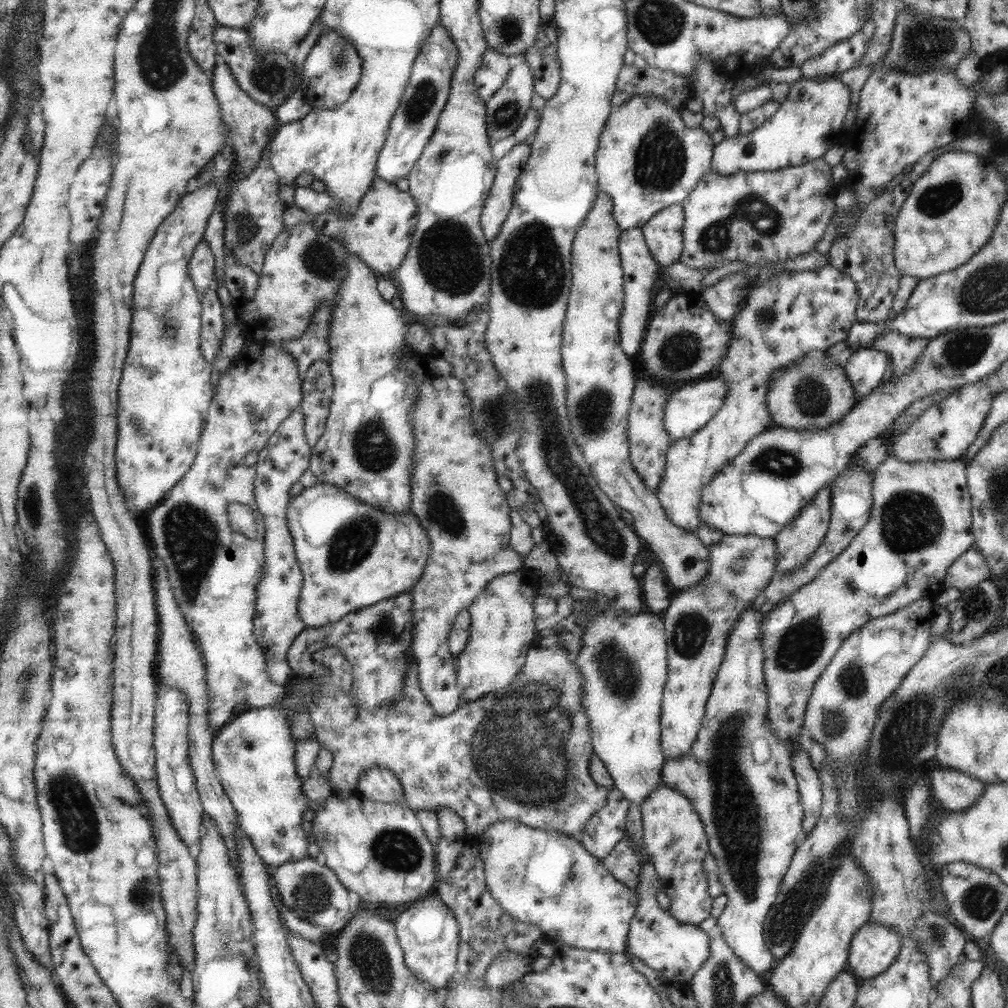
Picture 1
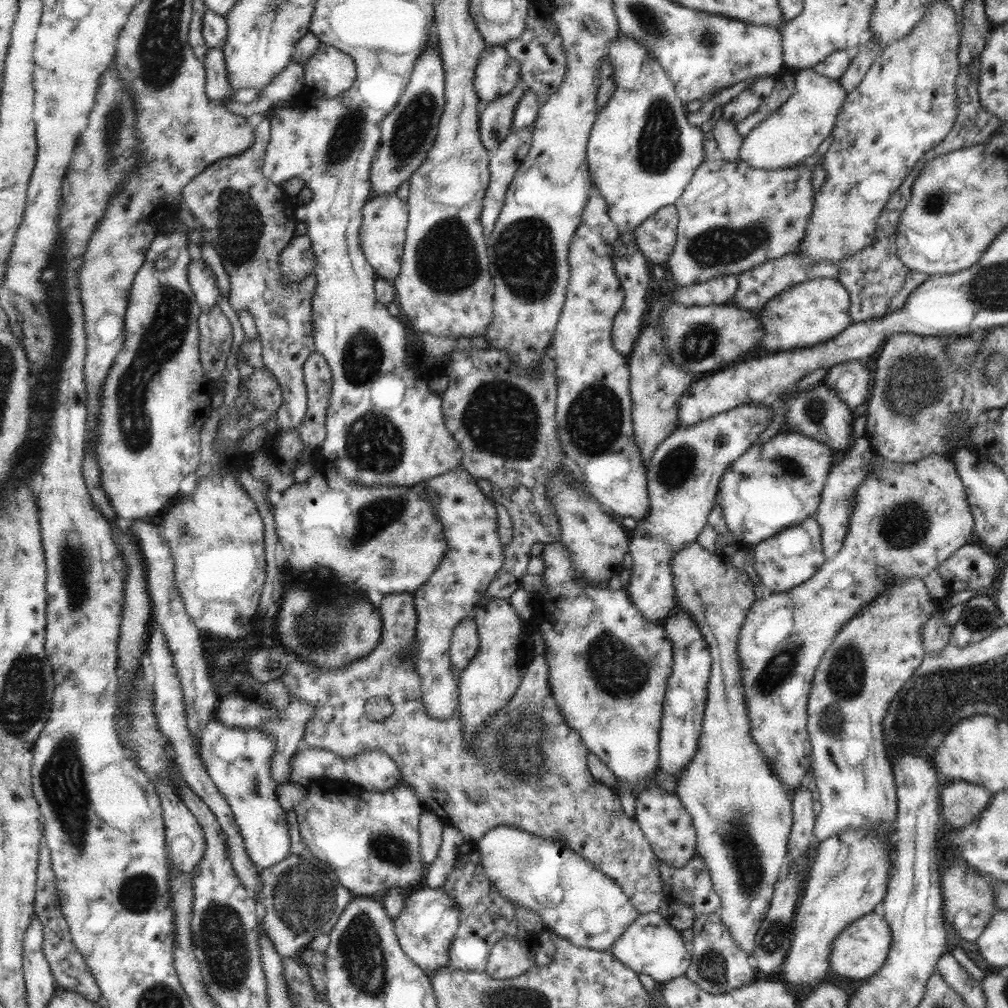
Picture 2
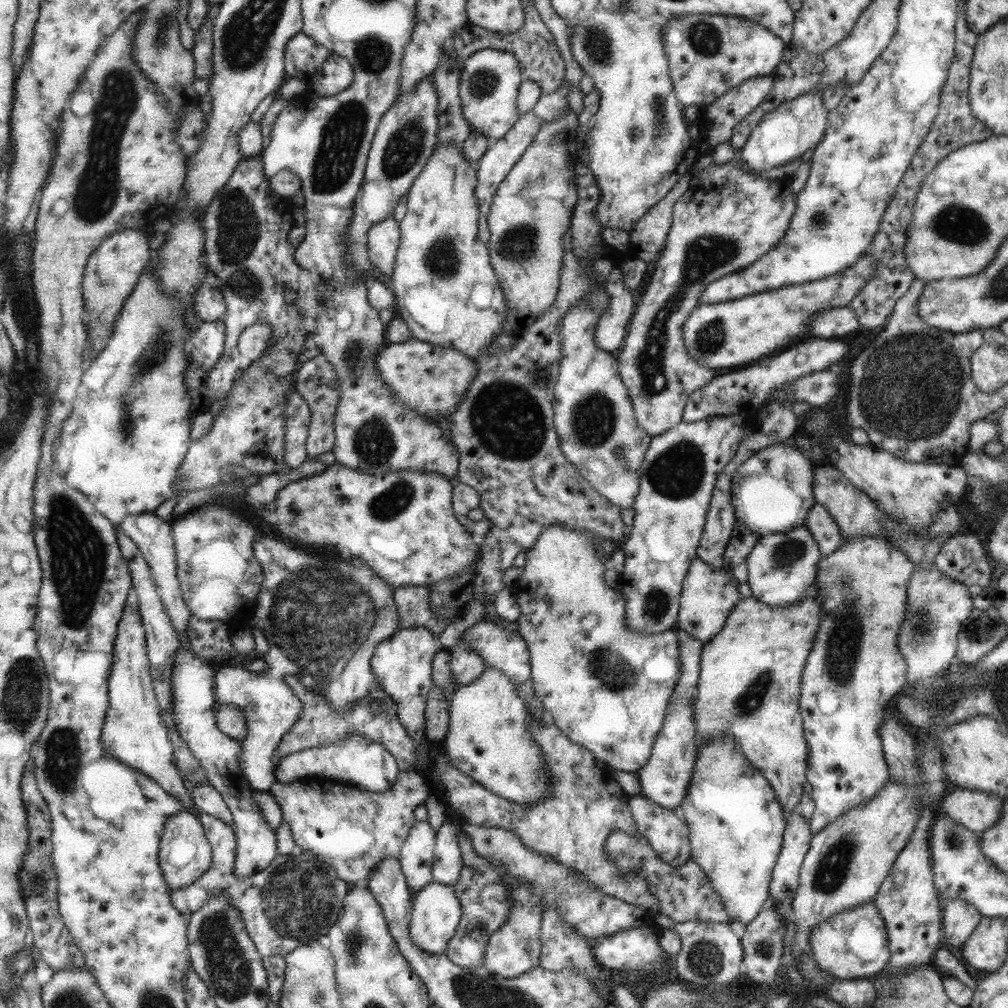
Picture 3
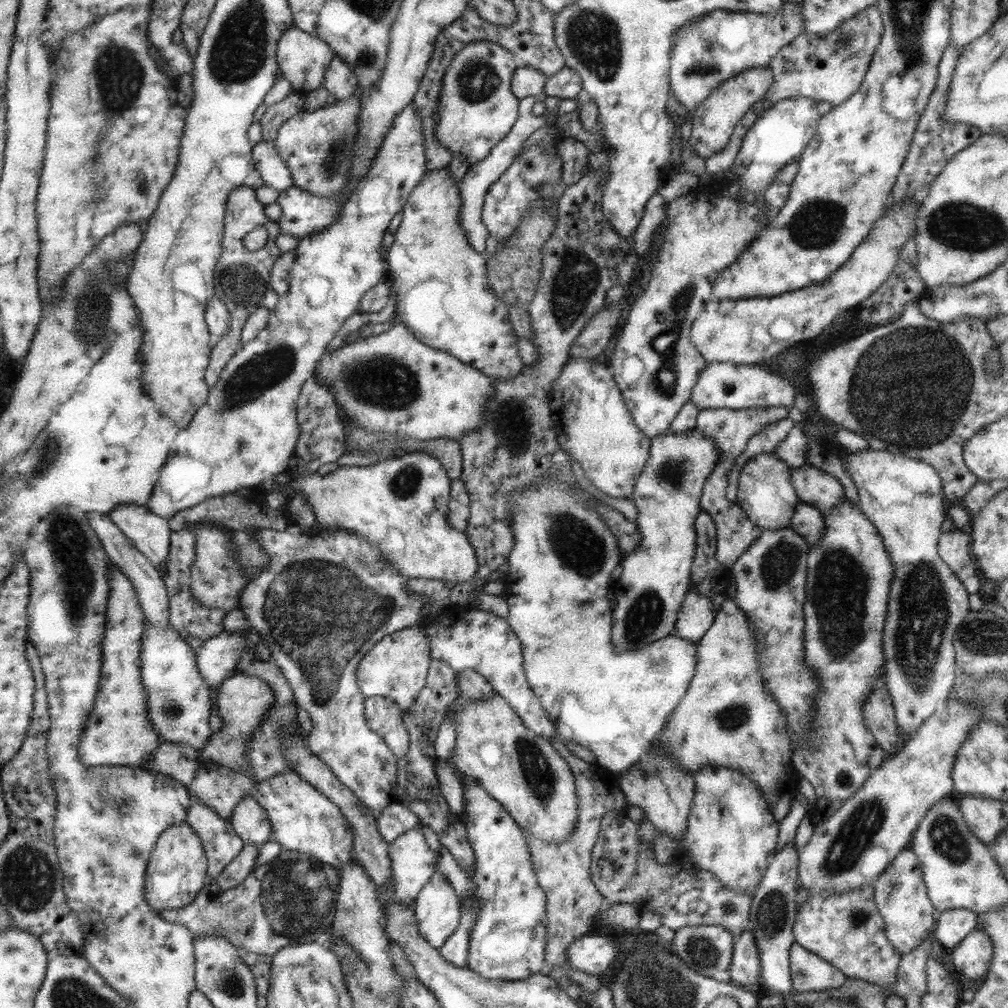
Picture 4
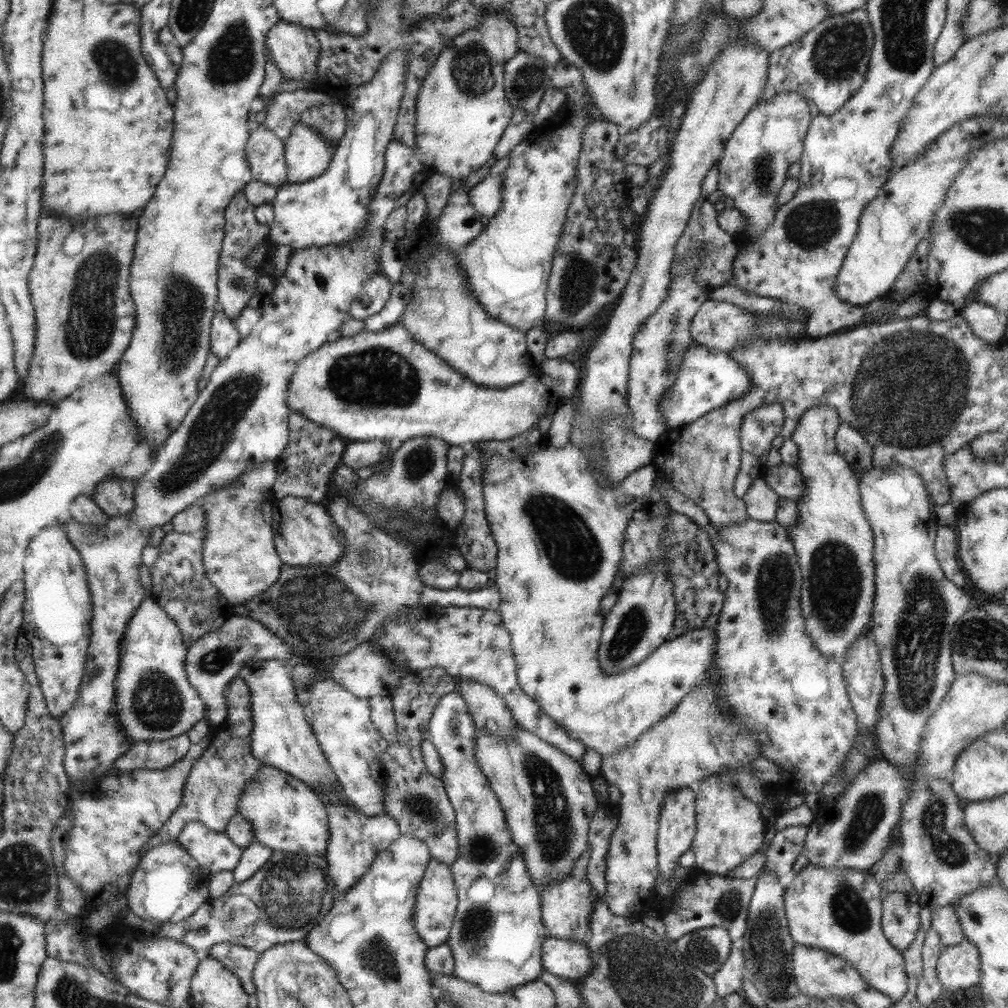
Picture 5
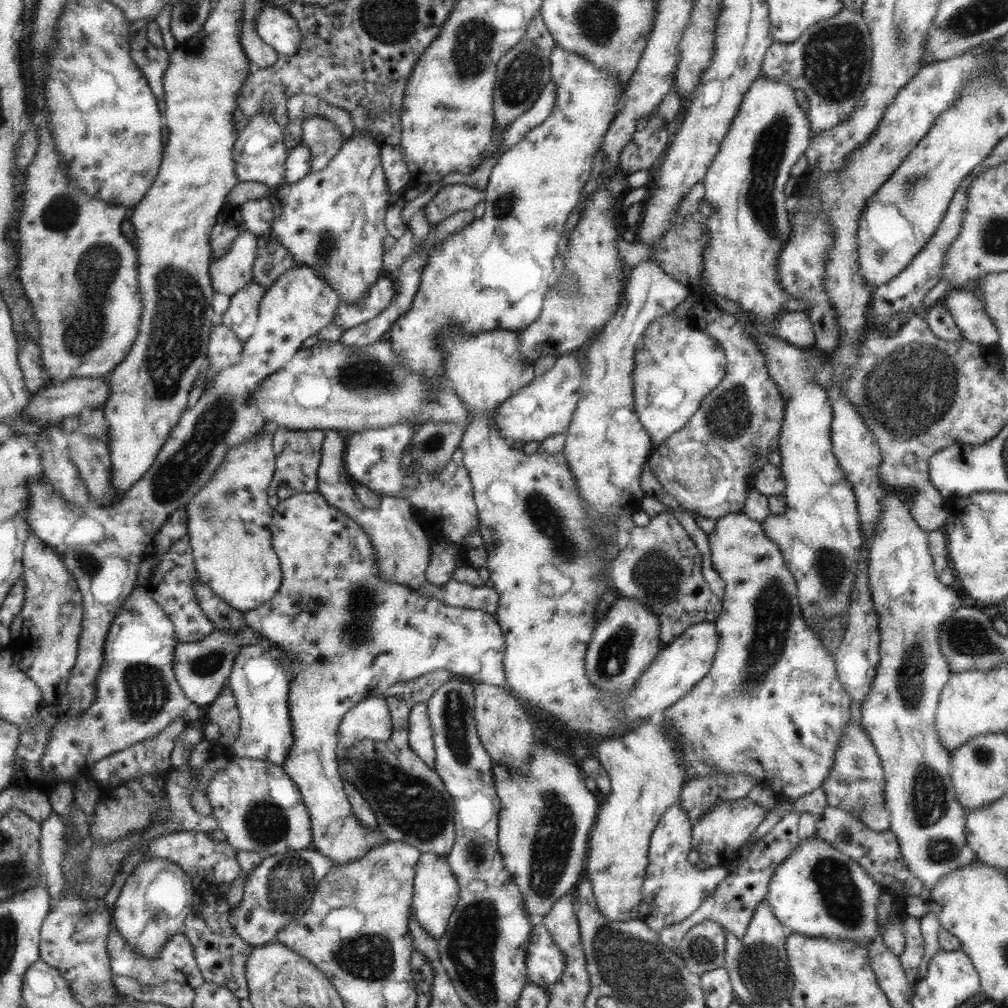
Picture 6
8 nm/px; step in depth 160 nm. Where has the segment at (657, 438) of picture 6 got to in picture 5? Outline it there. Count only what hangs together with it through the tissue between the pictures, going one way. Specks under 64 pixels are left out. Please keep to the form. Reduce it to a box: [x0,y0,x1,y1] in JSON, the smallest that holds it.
[661,341,751,430]

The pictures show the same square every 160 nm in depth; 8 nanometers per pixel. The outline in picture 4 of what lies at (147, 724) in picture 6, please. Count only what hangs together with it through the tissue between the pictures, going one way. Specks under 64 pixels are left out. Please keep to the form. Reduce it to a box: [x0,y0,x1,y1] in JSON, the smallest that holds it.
[141,623,215,752]

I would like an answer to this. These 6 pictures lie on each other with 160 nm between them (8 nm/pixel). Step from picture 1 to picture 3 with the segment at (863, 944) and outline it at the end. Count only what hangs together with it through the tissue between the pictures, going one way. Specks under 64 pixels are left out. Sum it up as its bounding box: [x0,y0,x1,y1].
[809,900,891,979]

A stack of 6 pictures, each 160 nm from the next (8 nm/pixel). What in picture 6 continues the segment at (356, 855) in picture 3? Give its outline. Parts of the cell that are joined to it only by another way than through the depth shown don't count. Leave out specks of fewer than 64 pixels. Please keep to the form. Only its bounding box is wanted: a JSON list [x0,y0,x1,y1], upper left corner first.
[208,757,312,856]

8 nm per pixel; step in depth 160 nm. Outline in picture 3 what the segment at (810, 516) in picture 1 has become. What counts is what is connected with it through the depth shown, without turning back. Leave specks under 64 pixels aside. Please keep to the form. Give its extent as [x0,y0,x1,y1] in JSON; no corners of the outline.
[746,526,823,606]

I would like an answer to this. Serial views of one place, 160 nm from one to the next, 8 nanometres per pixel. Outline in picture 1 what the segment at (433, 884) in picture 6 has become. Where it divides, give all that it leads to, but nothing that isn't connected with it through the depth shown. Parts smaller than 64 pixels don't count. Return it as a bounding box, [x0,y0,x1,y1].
[395,894,459,995]

